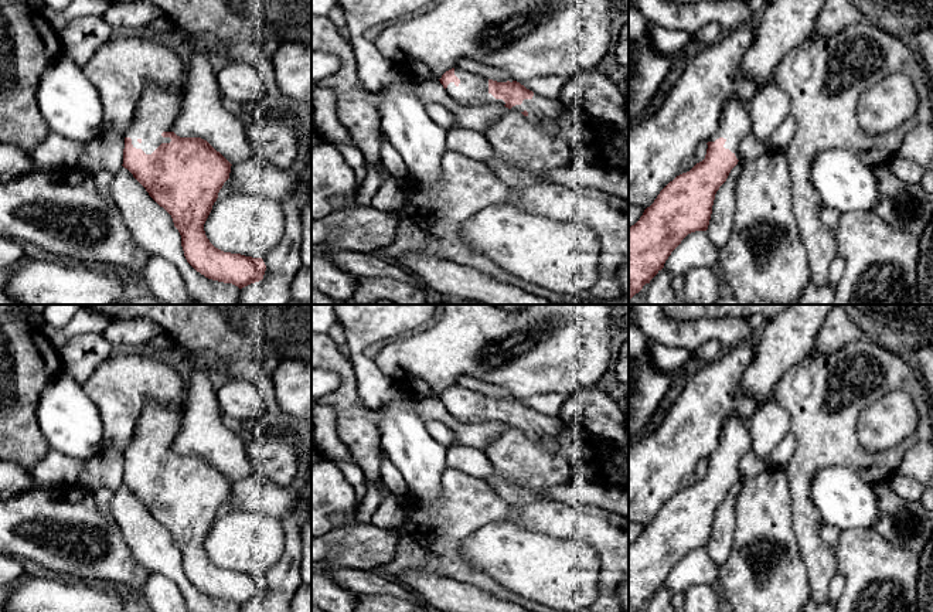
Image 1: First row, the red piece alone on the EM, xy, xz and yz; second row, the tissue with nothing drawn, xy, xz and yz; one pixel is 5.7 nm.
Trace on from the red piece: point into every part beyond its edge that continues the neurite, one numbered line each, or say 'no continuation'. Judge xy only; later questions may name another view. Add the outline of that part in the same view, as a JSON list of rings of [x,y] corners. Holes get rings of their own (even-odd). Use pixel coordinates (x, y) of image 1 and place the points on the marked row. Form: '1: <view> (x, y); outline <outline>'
1: xy (157, 109); outline [[[146,84],[125,137],[130,137],[133,147],[146,154],[151,154],[161,143],[170,143],[171,139],[163,137],[161,133],[174,130],[184,101],[185,94]]]

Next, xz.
1: xz (473, 89); outline [[[454,68],[454,75],[460,79],[456,86],[450,82],[446,88],[447,95],[457,103],[464,106],[483,106],[490,103],[505,105],[503,99],[496,99],[488,92],[488,79],[477,74],[471,74],[462,68]]]

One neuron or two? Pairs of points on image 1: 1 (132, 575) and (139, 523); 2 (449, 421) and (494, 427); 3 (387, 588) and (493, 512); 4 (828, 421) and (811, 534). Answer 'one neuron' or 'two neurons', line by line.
1: two neurons
2: one neuron
3: two neurons
4: one neuron

